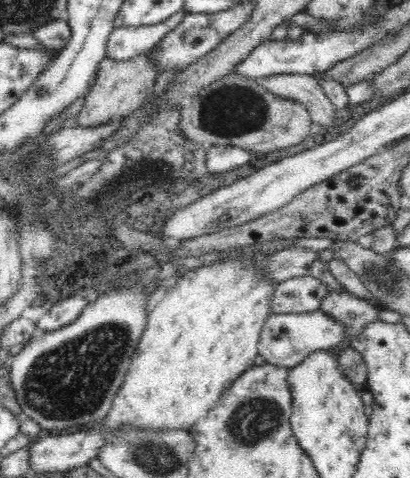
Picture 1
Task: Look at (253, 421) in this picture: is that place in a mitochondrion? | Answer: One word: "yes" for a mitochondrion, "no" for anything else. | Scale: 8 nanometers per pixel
yes

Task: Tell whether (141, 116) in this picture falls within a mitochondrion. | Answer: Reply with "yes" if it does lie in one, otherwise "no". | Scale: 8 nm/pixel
no

